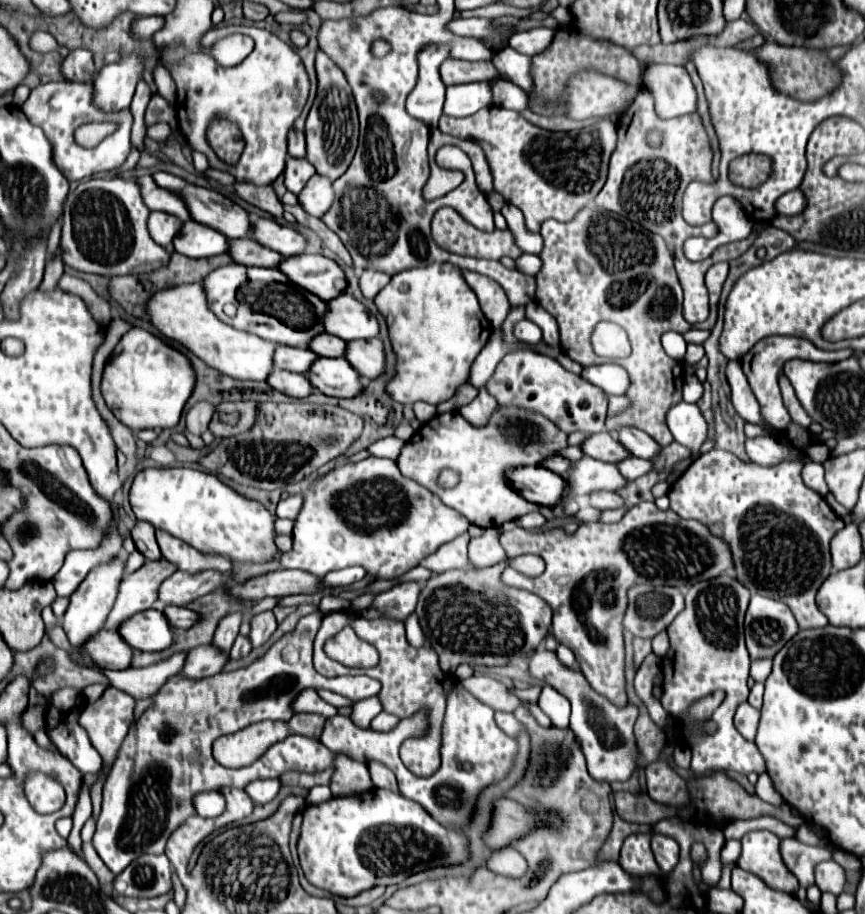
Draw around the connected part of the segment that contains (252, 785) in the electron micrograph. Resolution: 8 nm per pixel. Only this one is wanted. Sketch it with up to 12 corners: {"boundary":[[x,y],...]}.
{"boundary":[[278,779],[250,781],[244,791],[254,803],[268,803]]}

